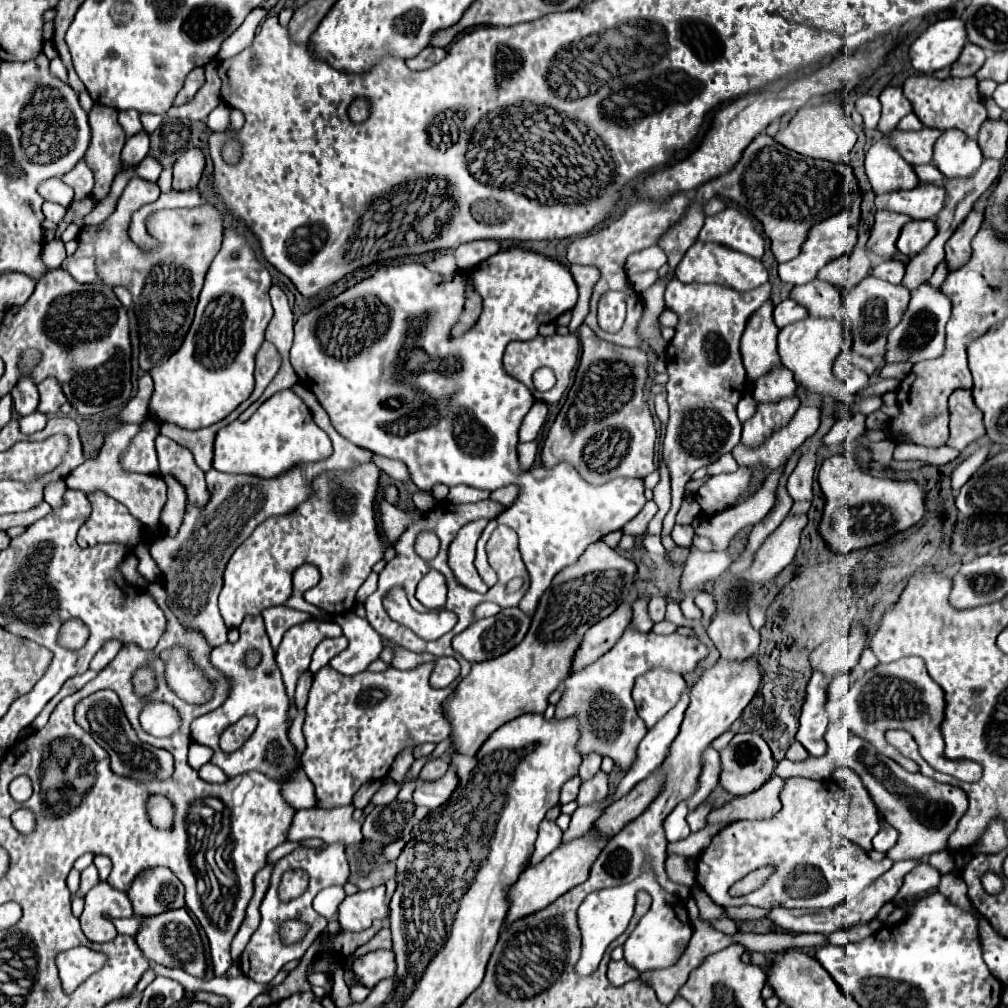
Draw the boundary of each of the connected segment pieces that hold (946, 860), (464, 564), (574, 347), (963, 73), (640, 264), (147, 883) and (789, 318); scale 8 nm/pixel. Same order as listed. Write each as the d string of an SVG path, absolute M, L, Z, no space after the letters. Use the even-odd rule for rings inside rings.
M940 850L938 854L932 854L928 864L932 868L936 868L940 874L946 874L946 872L954 872L954 860L952 860L952 854L948 850Z
M488 520L468 522L468 526L460 530L460 534L452 540L448 548L448 566L452 568L456 580L466 588L481 594L485 594L489 587L478 576L476 566L474 566L474 550L486 524Z
M538 334L532 340L510 342L506 348L506 354L504 354L504 368L508 374L512 374L520 382L524 382L536 400L542 400L546 404L556 404L571 383L572 370L576 368L578 360L580 360L580 342L578 342L576 334L566 334L566 336L560 336L560 334L540 336ZM542 366L552 368L552 372L556 374L556 384L550 392L538 392L538 390L534 390L534 384L532 384L532 374Z
M968 42L960 54L960 58L952 64L952 76L956 78L966 78L966 76L974 76L980 68L982 62L986 60L986 54L980 46L974 46L972 42Z
M646 248L638 252L638 256L630 256L626 262L626 274L632 276L636 272L646 272L646 270L658 270L660 266L666 264L666 254L660 248Z
M150 868L136 876L136 880L132 882L132 886L128 890L128 898L134 906L134 916L148 918L148 916L162 914L166 910L184 908L184 886L168 868Z
M790 298L776 304L776 308L774 308L774 322L776 322L778 328L794 324L796 320L802 320L802 318L806 318L806 310L802 310L802 306L798 306Z

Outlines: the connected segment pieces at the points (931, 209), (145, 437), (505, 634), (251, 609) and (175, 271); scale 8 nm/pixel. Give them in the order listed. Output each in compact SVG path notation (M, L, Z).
M918 182L914 190L898 190L890 194L878 194L876 196L876 208L878 210L890 210L898 214L906 214L912 220L928 220L936 218L938 212L944 208L946 190L936 184Z
M146 420L138 434L132 438L130 446L122 452L122 468L130 472L140 472L140 474L154 474L158 476L158 458L154 450L154 438L158 436L160 426L154 420Z
M506 608L506 610L500 610L498 616L472 622L464 632L460 632L460 634L454 636L452 648L456 652L460 652L472 664L474 662L492 660L492 658L498 658L498 656L506 654L516 644L520 644L524 640L524 636L526 636L528 628L530 628L530 618L520 608Z
M372 464L356 466L354 470L346 470L346 474L318 474L316 480L312 480L312 492L298 510L292 510L286 516L270 518L258 526L246 542L232 554L230 564L226 564L224 570L224 586L218 598L220 612L224 616L224 622L228 628L238 628L242 624L242 618L246 614L258 616L270 606L280 606L292 596L292 572L302 566L304 562L318 560L320 568L320 582L312 590L304 592L304 600L326 610L328 614L336 616L346 612L356 604L356 590L362 586L362 582L372 572L372 566L382 560L384 550L388 544L380 538L376 520L374 520L374 494L378 486L380 470Z
M138 176L130 178L116 202L114 214L98 226L82 228L78 234L78 250L74 254L76 258L96 258L98 278L108 286L124 286L130 290L140 336L138 364L146 372L152 366L166 362L166 358L170 358L170 354L174 354L184 342L194 318L204 276L222 246L222 214L210 204L192 210L160 210L152 214L146 228L150 225L148 234L162 244L158 250L142 252L134 242L130 242L128 226L132 214L140 206L154 202L160 193L158 184L146 182Z

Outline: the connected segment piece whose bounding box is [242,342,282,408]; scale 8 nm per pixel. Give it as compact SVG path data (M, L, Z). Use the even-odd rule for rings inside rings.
M264 342L262 348L260 348L260 352L256 354L256 390L254 390L254 394L248 398L248 402L242 408L250 406L254 400L258 400L262 396L264 388L272 382L272 378L280 370L280 366L282 366L280 352L276 350L274 344Z

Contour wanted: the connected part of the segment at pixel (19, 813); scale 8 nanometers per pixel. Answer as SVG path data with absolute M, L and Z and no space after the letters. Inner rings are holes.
M16 810L12 814L12 824L22 834L30 834L34 830L34 826L36 826L36 818L34 818L34 814L30 810Z

